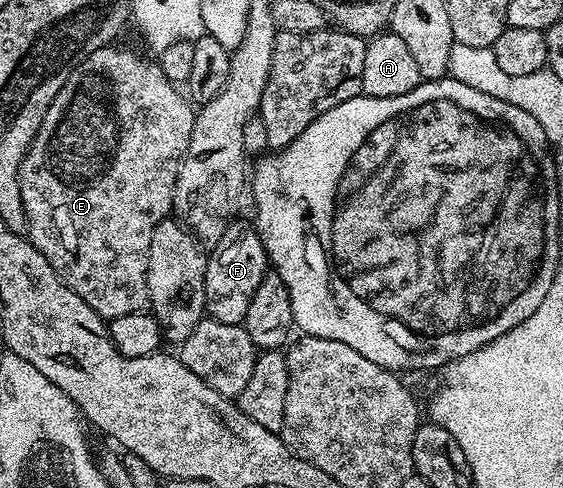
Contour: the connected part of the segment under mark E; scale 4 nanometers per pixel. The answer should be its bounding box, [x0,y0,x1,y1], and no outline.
[18,45,195,321]

